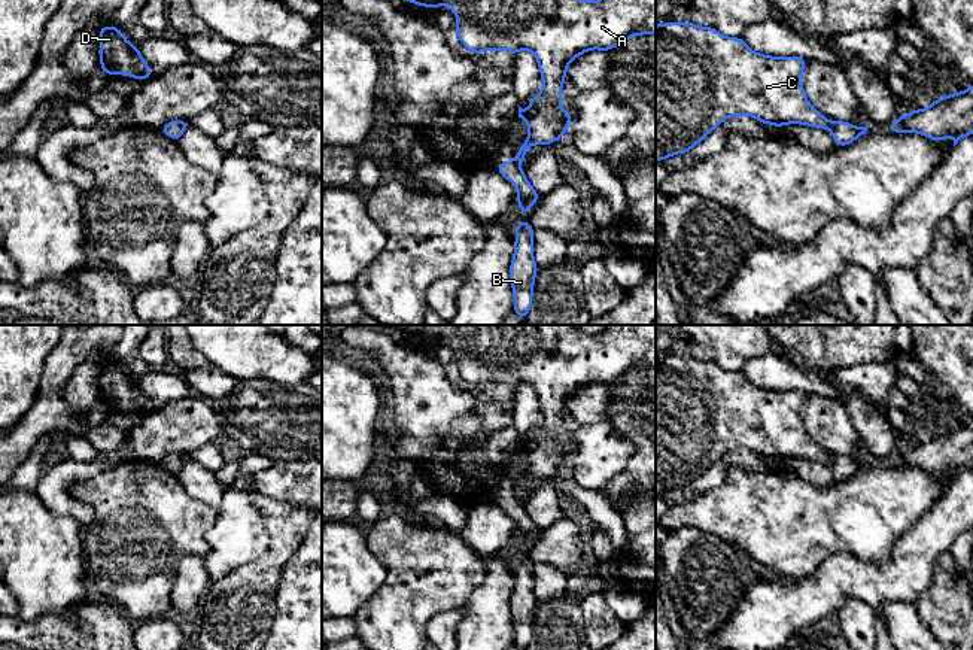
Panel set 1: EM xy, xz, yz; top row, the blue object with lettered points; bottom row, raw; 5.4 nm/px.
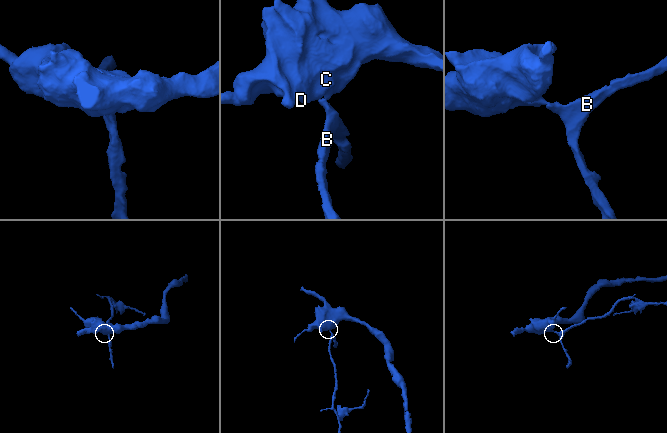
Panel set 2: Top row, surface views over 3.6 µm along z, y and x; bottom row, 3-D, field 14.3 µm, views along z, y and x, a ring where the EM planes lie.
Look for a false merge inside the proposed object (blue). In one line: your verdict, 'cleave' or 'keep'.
cleave

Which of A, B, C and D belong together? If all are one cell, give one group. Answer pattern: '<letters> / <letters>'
A C D / B

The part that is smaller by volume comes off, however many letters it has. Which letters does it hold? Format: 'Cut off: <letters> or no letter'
Cut off: B

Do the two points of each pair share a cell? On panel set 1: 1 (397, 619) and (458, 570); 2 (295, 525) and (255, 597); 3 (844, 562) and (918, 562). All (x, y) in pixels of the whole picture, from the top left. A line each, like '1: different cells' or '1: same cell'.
1: same cell
2: same cell
3: same cell

